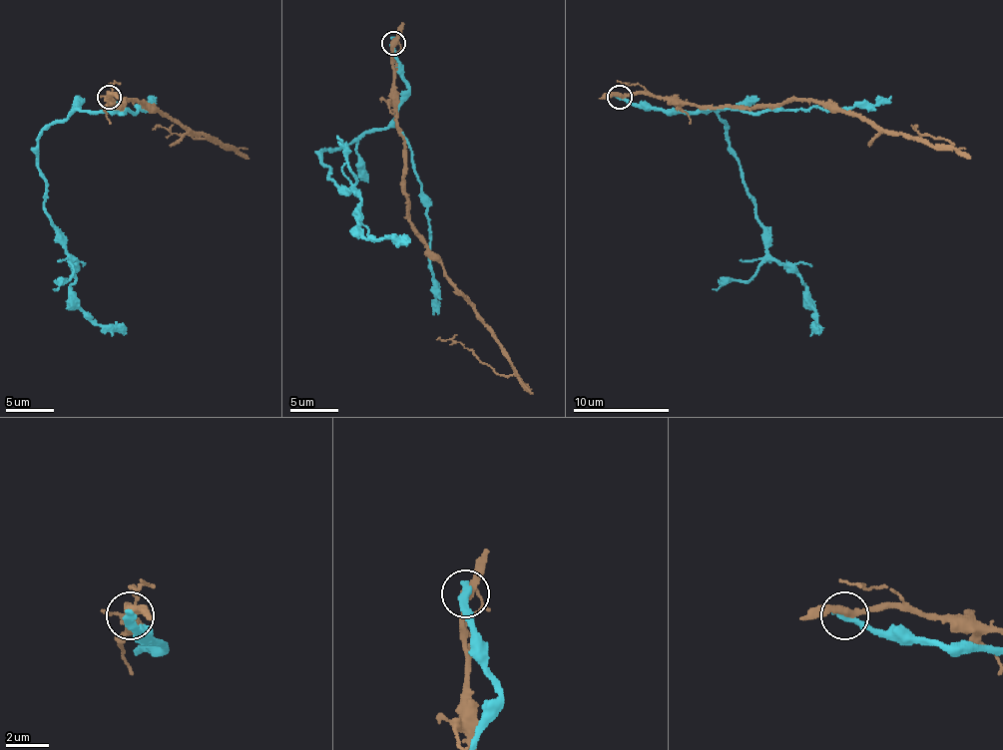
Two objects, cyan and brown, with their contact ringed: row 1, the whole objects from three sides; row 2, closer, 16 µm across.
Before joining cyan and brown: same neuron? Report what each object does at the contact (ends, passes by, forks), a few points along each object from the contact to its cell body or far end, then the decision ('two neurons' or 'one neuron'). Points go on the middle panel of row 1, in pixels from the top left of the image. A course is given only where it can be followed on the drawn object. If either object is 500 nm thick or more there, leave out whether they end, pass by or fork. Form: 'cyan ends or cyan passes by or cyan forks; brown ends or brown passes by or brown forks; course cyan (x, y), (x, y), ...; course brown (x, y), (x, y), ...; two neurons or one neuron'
cyan ends; brown passes by; course cyan (392, 42), (407, 86), (397, 115), (322, 153), (322, 163), (327, 180), (361, 200), (354, 229), (409, 241); course brown (392, 42), (392, 100), (404, 141), (411, 229), (472, 304), (513, 371), (501, 376), (460, 342), (436, 340); two neurons

